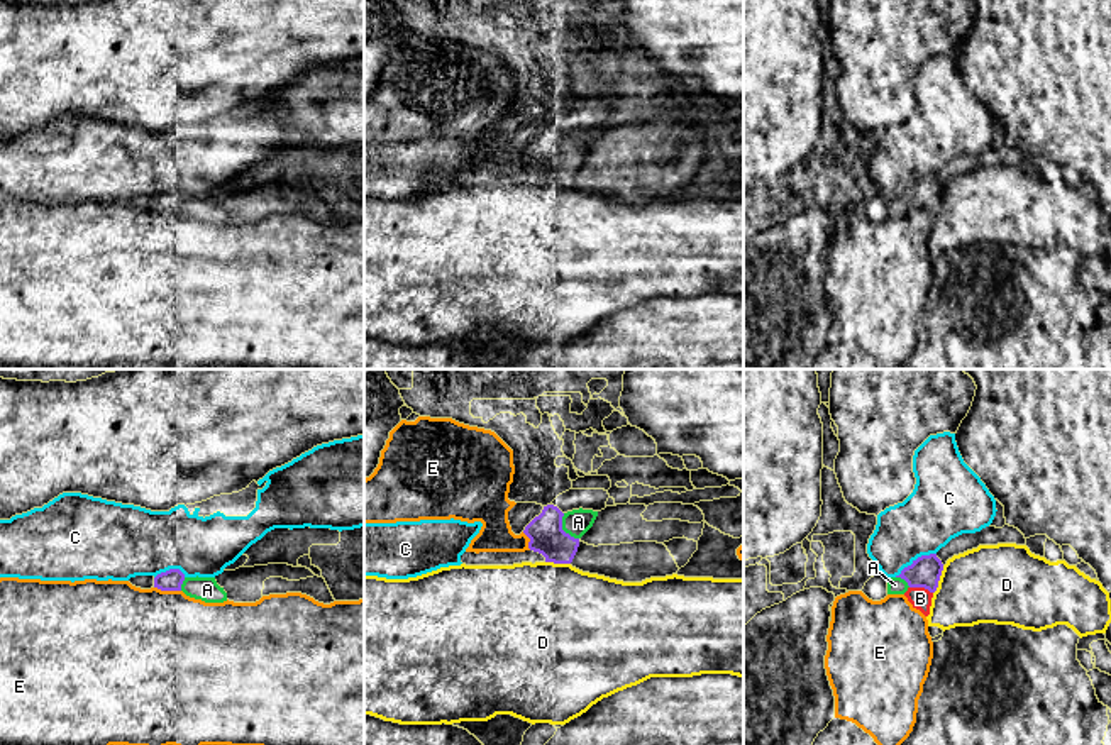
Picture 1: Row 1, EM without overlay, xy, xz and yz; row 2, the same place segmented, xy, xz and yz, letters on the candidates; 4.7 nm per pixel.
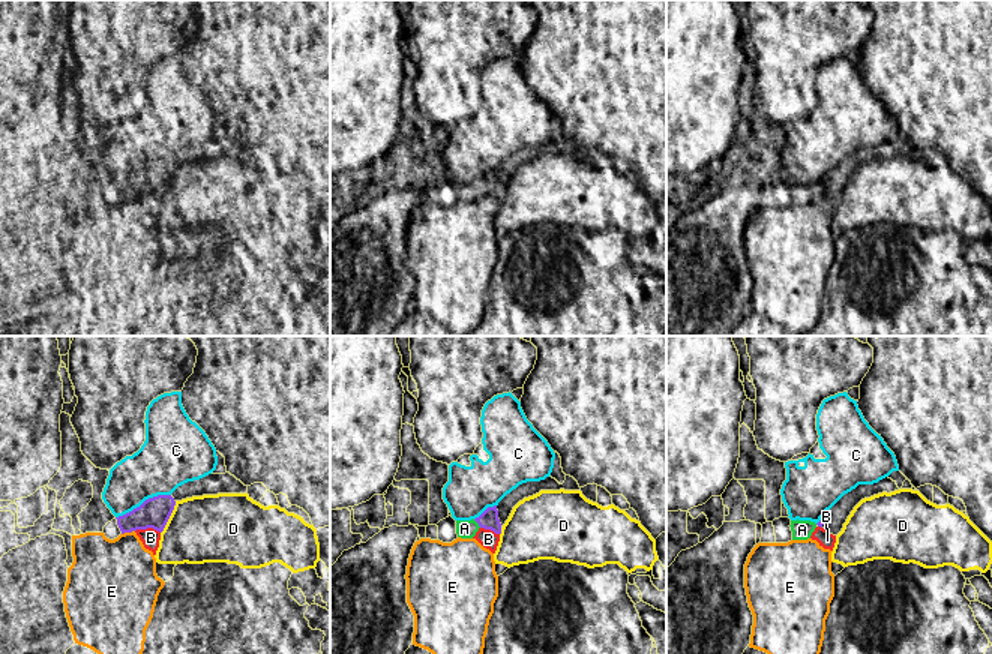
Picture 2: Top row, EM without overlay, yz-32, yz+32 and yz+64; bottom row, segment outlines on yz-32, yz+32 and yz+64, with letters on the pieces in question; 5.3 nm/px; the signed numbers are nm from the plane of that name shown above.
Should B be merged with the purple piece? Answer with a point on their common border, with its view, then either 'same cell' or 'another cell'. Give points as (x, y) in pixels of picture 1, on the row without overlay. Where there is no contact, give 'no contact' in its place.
yz (922, 207) | another cell

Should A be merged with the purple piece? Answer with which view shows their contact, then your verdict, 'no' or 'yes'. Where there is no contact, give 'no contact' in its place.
contact in xz; yes

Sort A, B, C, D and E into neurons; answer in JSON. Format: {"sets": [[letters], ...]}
{"sets": [["A"], ["B", "E"], ["C"], ["D"]]}

